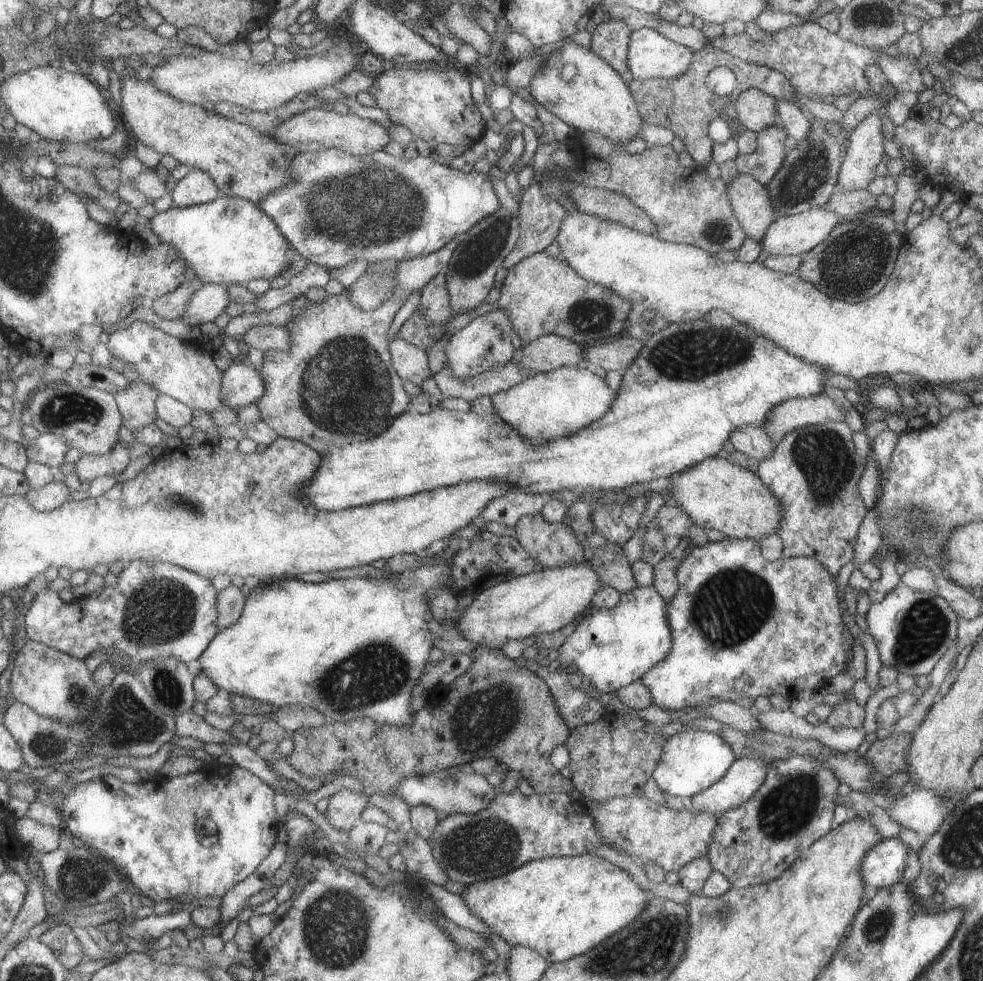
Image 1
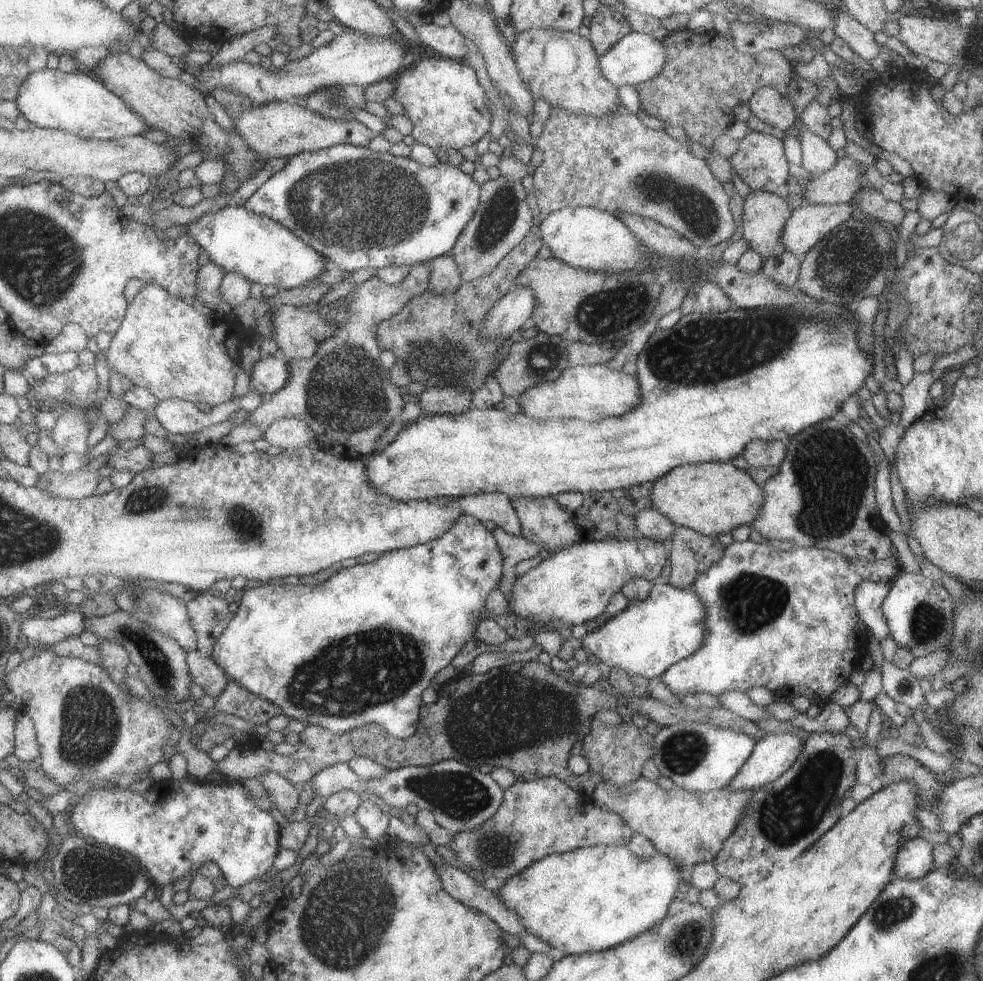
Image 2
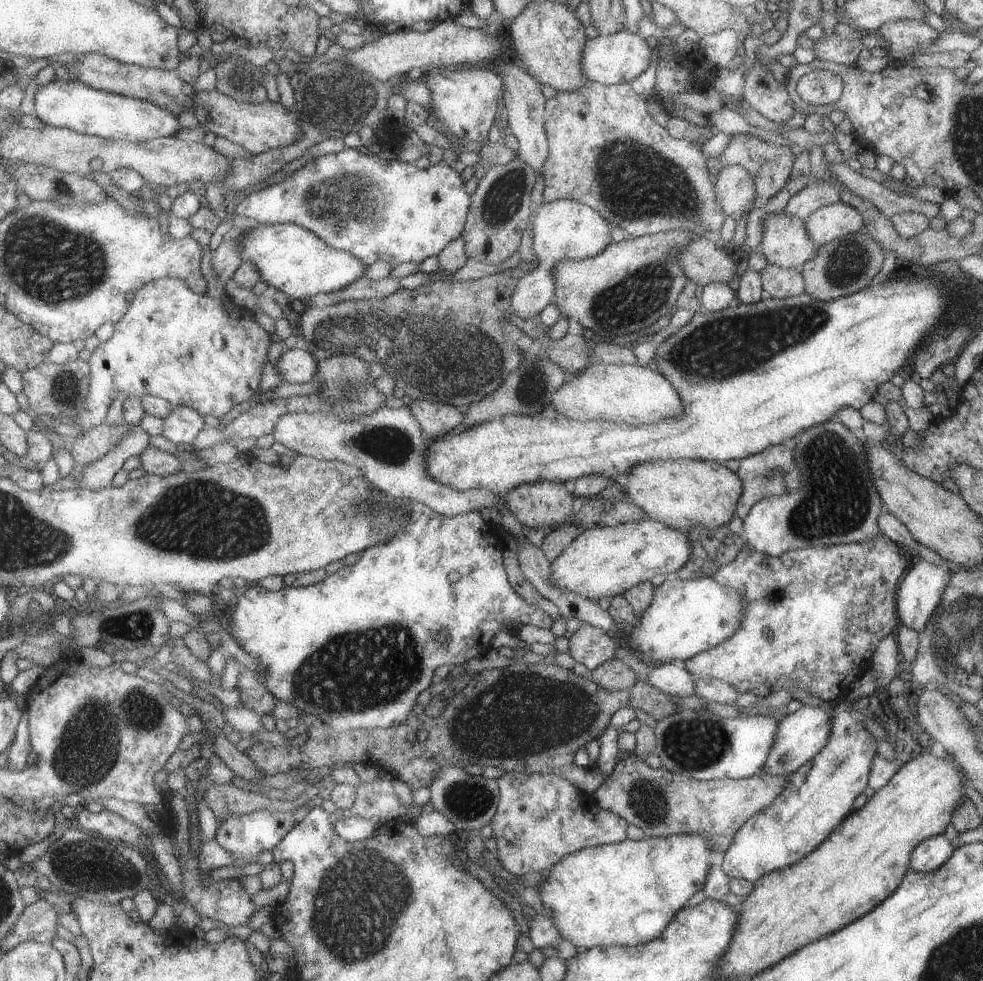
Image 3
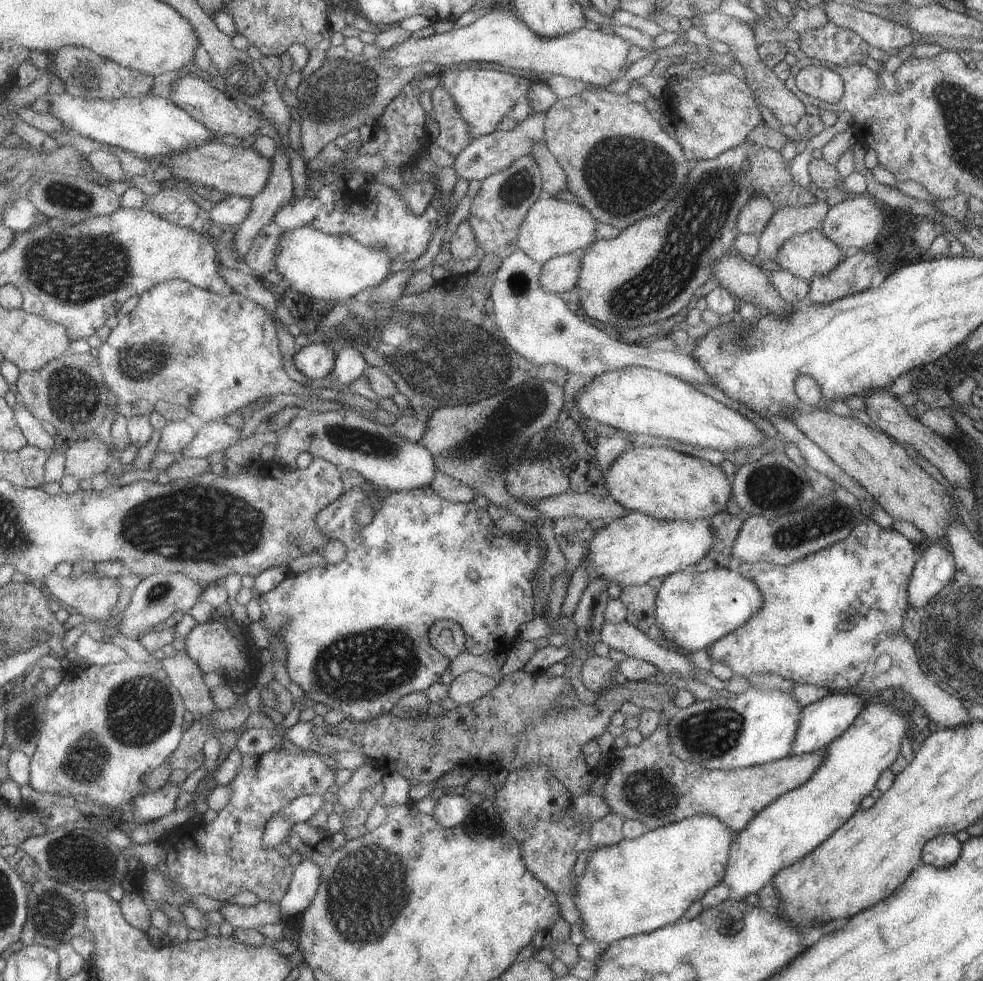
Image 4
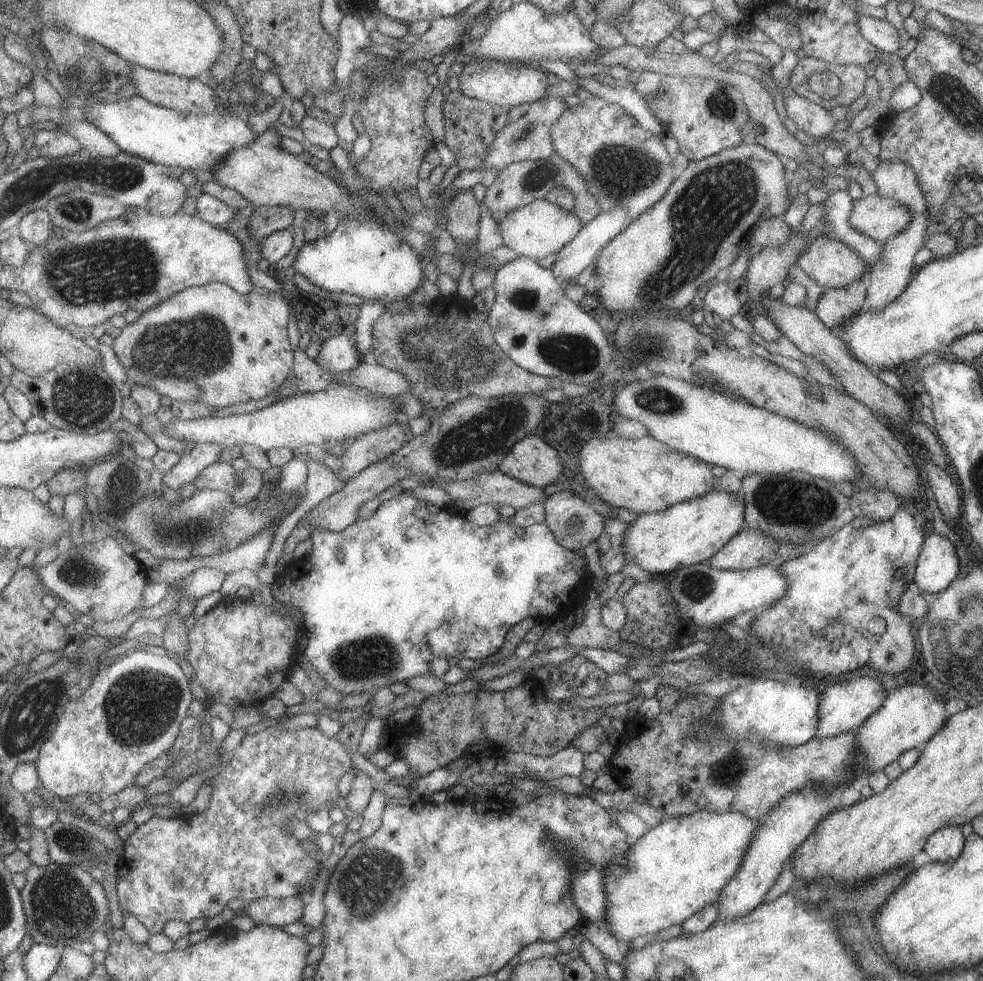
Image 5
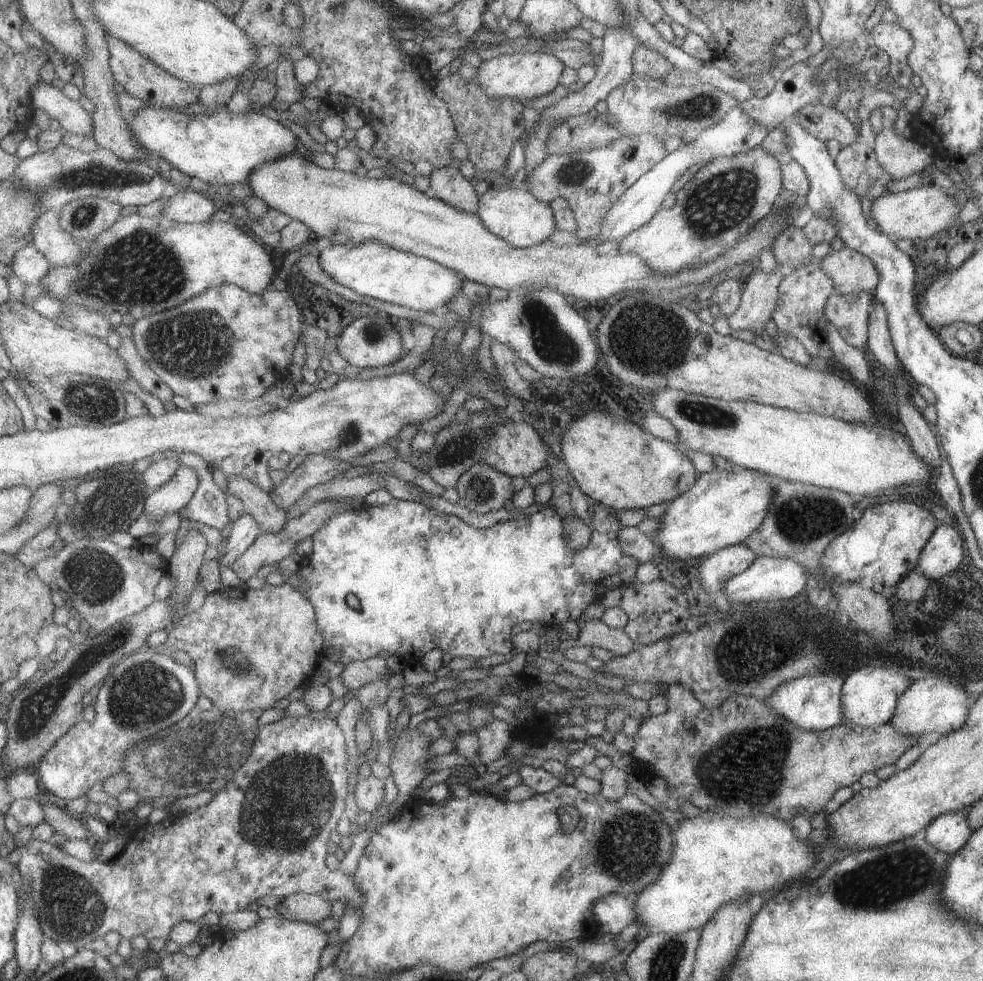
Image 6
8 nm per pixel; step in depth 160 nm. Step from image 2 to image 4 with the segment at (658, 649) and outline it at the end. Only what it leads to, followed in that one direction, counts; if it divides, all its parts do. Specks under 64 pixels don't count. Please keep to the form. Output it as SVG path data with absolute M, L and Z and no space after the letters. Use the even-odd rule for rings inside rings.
M687 568L661 580L656 590L654 620L671 646L690 653L734 632L761 608L762 594L757 585L733 571L733 568L709 569L703 573Z

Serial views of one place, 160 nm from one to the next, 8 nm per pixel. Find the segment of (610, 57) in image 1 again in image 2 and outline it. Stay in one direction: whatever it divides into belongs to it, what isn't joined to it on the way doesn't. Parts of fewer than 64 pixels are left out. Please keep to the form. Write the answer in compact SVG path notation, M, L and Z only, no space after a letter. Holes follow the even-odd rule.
M605 5L592 16L588 28L589 42L598 55L607 52L622 36L633 31L622 14Z

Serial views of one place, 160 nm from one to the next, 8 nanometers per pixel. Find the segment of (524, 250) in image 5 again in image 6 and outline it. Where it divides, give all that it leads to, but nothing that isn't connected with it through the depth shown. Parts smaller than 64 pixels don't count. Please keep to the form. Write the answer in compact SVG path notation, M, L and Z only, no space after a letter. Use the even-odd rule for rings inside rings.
M489 187L478 197L478 214L483 226L495 236L515 248L524 249L537 243L547 241L555 230L556 224L551 207L536 199L524 187L493 190Z

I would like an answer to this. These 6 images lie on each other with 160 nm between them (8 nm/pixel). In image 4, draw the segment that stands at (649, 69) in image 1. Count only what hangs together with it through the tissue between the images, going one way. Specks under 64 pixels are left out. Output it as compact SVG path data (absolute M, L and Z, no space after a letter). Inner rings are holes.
M508 2L494 5L493 10L481 15L474 22L461 28L440 26L435 33L424 38L409 37L399 44L383 49L377 58L391 67L415 67L423 62L432 62L439 68L460 67L467 62L494 62L505 68L529 70L533 76L543 77L553 73L568 79L584 82L603 89L619 78L621 69L629 67L627 50L630 42L620 36L583 27L556 37L540 37L533 34L524 22L516 17Z

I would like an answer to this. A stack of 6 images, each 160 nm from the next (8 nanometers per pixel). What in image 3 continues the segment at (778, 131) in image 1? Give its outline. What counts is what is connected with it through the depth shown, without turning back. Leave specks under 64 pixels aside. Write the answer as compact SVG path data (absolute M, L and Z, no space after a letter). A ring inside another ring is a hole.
M749 133L734 134L723 151L714 158L706 159L706 167L716 178L716 172L721 170L725 165L739 165L743 167L750 175L754 186L754 196L757 198L771 198L776 192L779 192L785 182L788 181L789 171L795 156L790 148L785 145L778 145L771 141L764 141L755 135Z

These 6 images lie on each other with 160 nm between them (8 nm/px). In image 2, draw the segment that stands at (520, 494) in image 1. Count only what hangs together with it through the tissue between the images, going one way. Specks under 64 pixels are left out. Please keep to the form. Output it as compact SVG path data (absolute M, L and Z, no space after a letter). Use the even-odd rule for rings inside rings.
M479 493L457 499L435 498L431 501L435 503L457 501L460 504L462 514L474 516L480 521L491 520L506 533L520 536L518 518L511 506L511 498L506 494Z

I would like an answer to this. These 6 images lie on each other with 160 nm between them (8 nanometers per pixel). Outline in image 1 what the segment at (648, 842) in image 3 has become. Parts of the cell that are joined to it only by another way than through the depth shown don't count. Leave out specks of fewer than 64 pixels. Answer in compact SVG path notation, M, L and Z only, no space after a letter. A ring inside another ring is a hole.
M589 853L527 862L502 876L467 885L460 897L469 912L485 922L508 945L531 948L548 964L568 960L595 948L615 931L629 926L649 904L645 890L634 882L627 871Z

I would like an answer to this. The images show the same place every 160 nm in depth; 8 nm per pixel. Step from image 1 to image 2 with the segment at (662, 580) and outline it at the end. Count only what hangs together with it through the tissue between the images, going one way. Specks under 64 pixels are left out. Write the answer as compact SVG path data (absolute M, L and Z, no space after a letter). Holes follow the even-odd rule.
M684 526L675 527L671 541L666 582L679 590L689 590L692 578L717 562L724 551L716 535L702 535Z

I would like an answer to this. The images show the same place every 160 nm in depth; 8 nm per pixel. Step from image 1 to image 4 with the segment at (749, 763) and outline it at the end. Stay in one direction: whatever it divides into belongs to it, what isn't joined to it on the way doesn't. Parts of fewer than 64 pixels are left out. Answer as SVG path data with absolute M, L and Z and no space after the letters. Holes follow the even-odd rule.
M849 691L845 693L831 693L801 707L799 726L796 728L788 756L794 757L823 749L826 744L837 738L852 723L852 720L857 716L857 713L860 713L863 706L865 704L861 704L859 698Z

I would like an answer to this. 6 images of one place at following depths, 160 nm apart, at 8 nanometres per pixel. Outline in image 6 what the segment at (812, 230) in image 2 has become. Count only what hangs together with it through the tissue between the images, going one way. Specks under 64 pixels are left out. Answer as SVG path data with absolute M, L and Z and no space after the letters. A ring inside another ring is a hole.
M930 184L920 187L908 189L898 193L887 193L881 197L877 197L871 201L870 217L877 225L882 233L885 233L891 240L898 238L908 238L913 241L915 239L925 239L933 236L937 231L948 230L951 225L956 225L953 218L957 216L963 205L955 205L953 201L941 191L937 185Z

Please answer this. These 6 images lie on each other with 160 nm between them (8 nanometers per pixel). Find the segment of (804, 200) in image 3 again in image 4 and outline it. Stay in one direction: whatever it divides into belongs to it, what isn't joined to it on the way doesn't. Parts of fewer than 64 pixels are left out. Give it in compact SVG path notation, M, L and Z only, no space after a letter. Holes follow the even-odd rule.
M815 196L815 200L808 205L777 207L767 224L758 235L758 257L751 260L753 264L759 264L760 260L774 260L780 242L797 233L820 230L824 214L829 210L828 204Z

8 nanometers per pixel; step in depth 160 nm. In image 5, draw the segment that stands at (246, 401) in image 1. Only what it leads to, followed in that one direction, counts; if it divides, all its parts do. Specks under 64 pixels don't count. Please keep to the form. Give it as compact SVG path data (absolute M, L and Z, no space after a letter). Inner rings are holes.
M346 333L329 337L319 346L314 361L328 373L340 373L351 370L363 362Z

